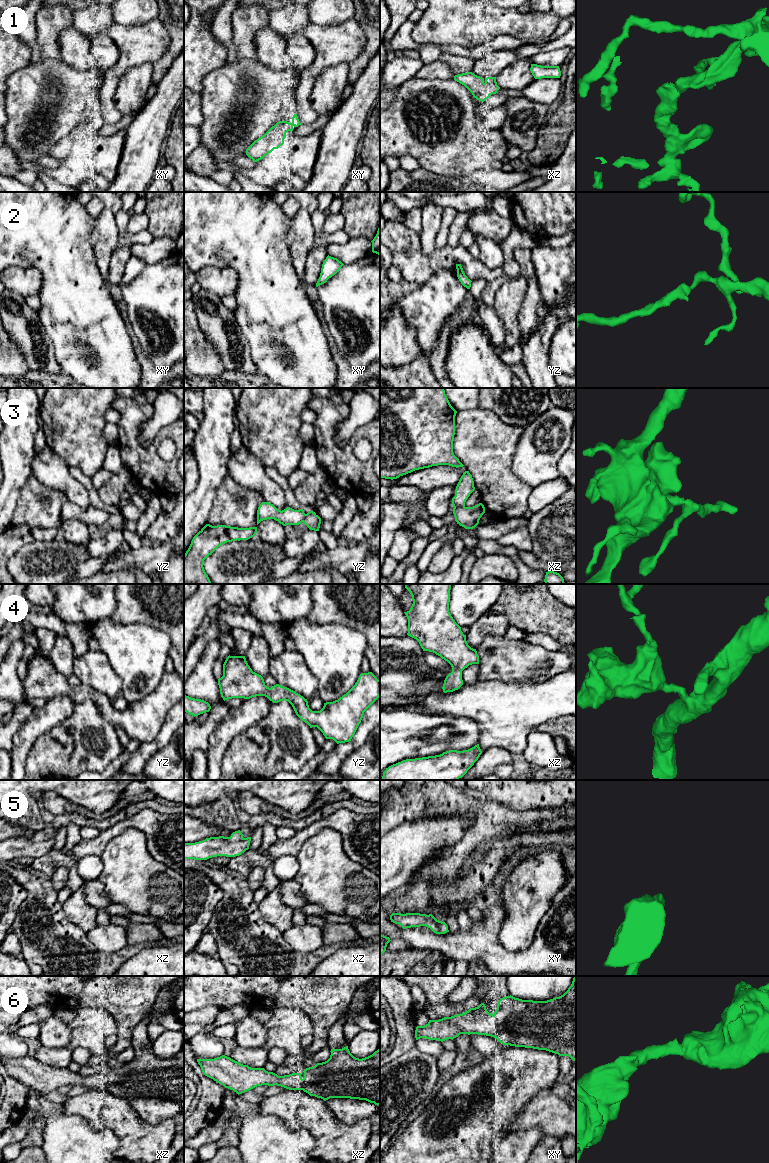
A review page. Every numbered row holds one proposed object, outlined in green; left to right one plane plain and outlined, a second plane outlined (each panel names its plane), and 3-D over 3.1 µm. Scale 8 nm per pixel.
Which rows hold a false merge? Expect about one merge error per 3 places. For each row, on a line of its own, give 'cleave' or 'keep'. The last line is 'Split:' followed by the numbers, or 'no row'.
1: keep
2: keep
3: cleave
4: keep
5: keep
6: keep
Split: 3

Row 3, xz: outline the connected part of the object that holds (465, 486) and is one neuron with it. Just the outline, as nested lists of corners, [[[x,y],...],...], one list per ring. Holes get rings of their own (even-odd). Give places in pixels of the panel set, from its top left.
[[[465,471],[461,476],[452,498],[452,505],[455,508],[465,506],[465,502],[470,494],[475,490],[474,481],[469,471]]]

